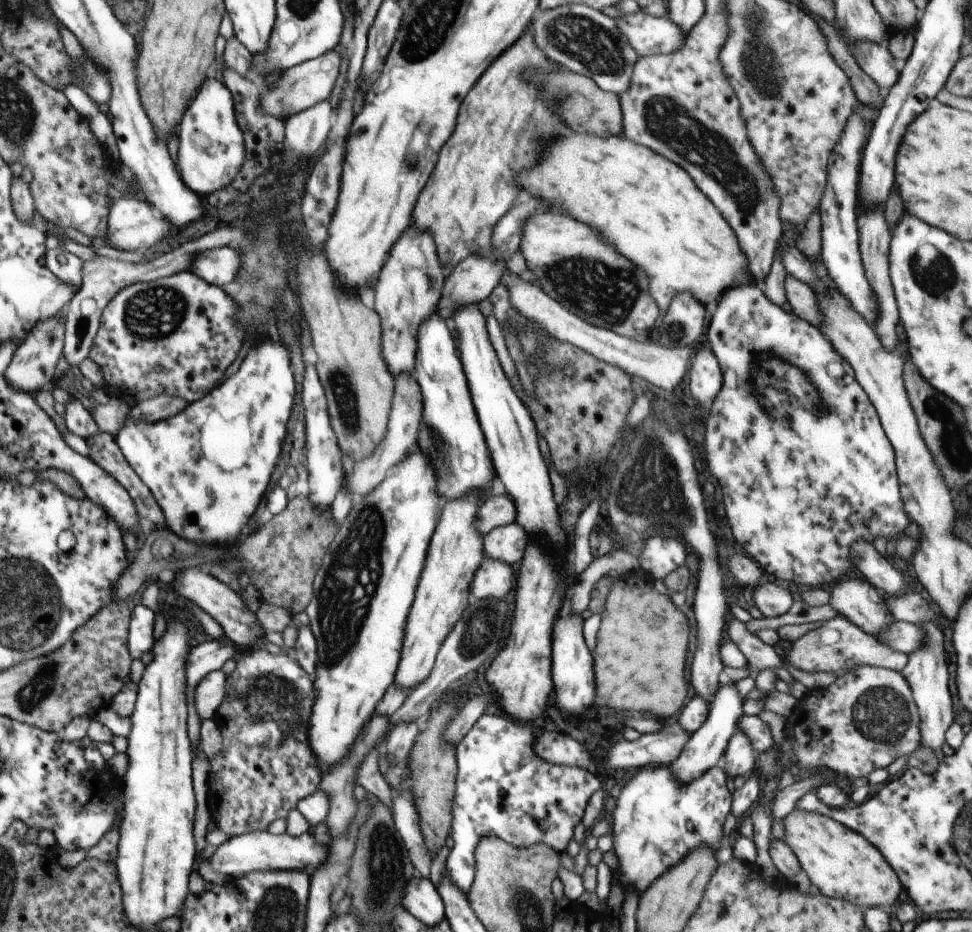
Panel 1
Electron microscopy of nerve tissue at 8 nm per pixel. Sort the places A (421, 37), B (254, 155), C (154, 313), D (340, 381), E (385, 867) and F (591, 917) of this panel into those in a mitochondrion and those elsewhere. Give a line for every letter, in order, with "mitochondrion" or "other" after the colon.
A: mitochondrion
B: other
C: mitochondrion
D: mitochondrion
E: mitochondrion
F: other

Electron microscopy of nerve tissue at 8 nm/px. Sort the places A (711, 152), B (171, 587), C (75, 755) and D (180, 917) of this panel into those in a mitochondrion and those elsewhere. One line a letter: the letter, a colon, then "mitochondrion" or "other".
A: mitochondrion
B: other
C: other
D: other

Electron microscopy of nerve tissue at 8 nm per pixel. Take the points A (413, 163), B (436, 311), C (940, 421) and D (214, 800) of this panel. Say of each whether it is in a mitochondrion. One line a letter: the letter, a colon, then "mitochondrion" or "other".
A: mitochondrion
B: other
C: mitochondrion
D: other

